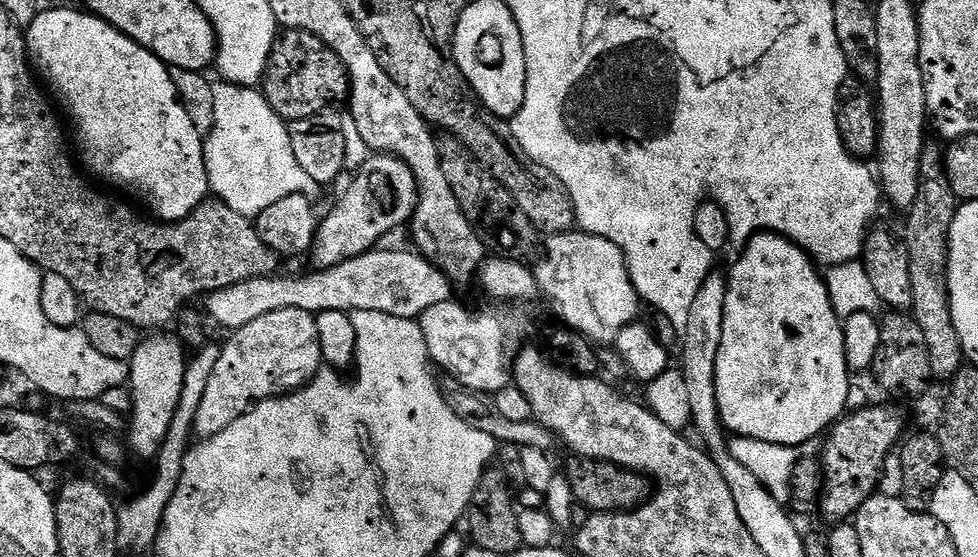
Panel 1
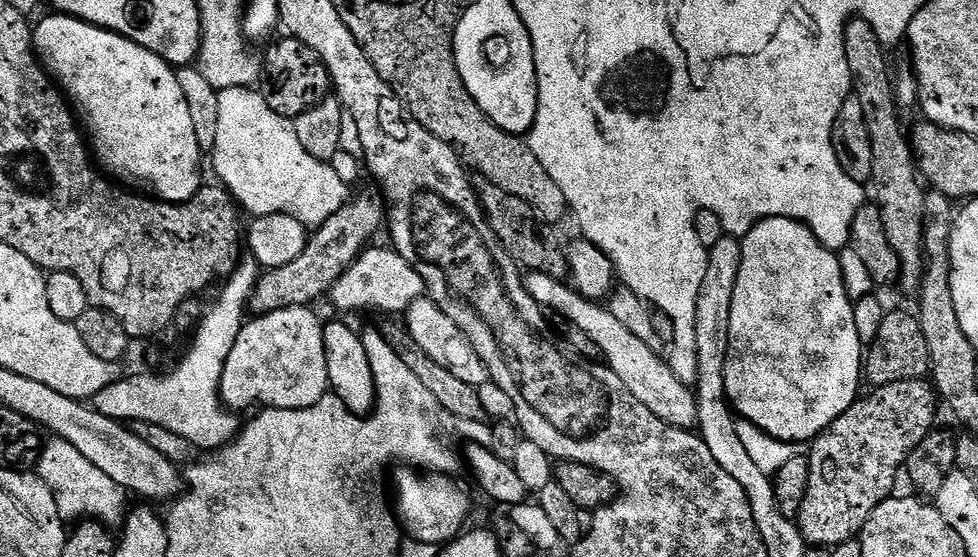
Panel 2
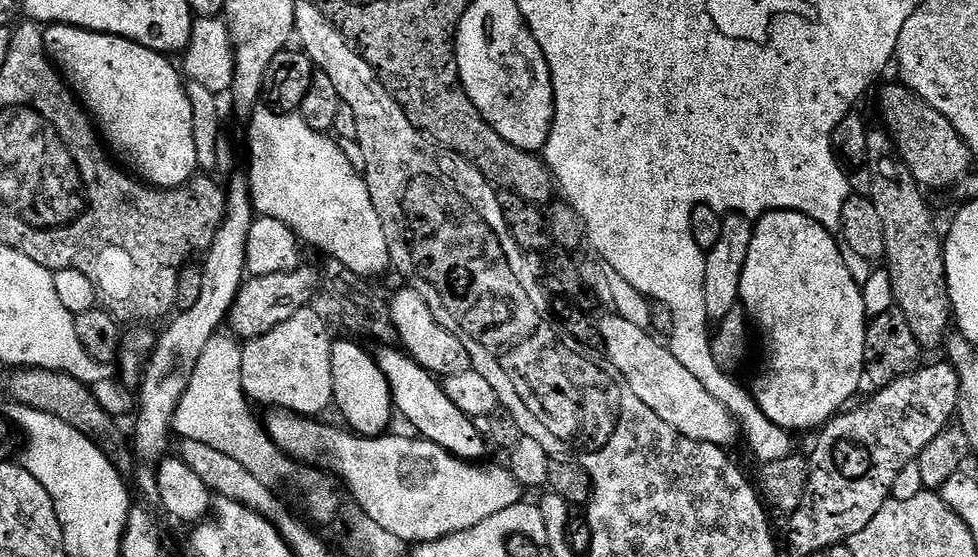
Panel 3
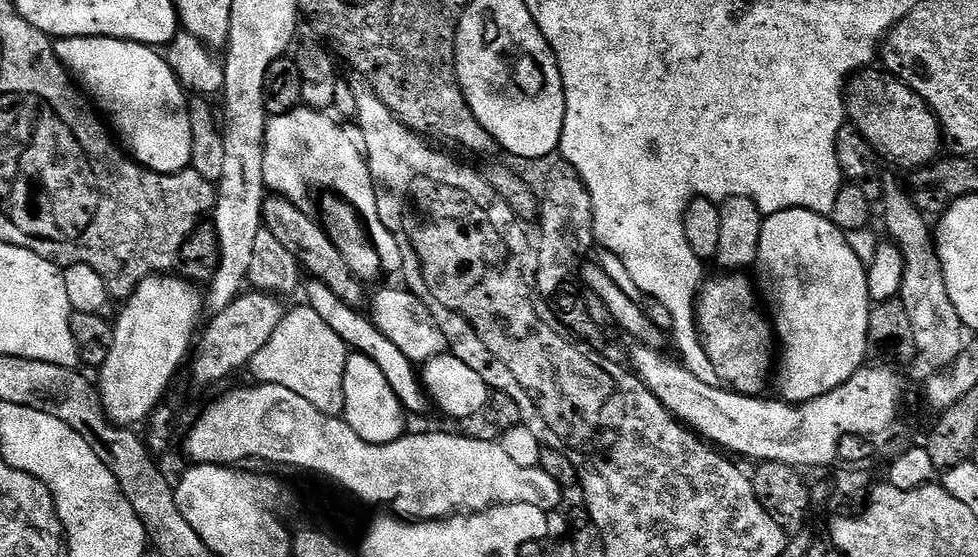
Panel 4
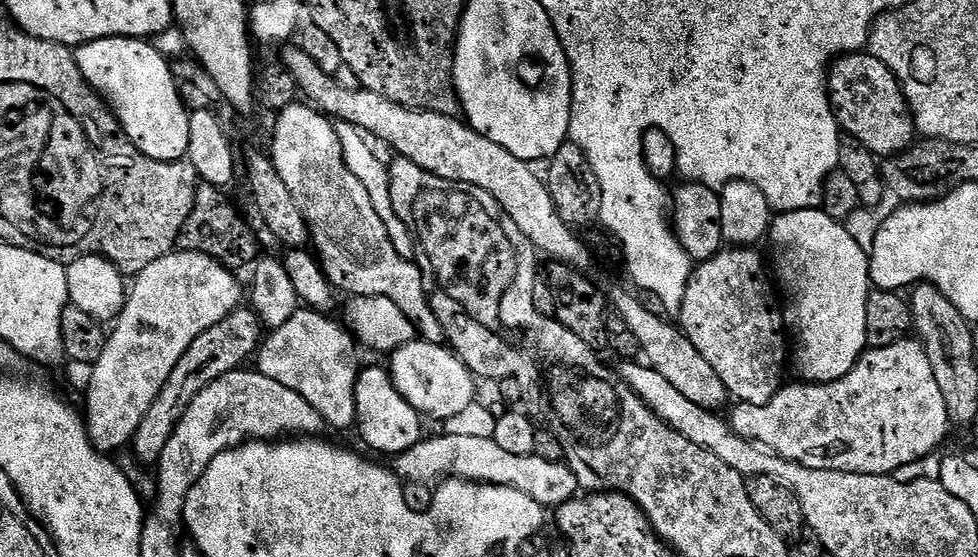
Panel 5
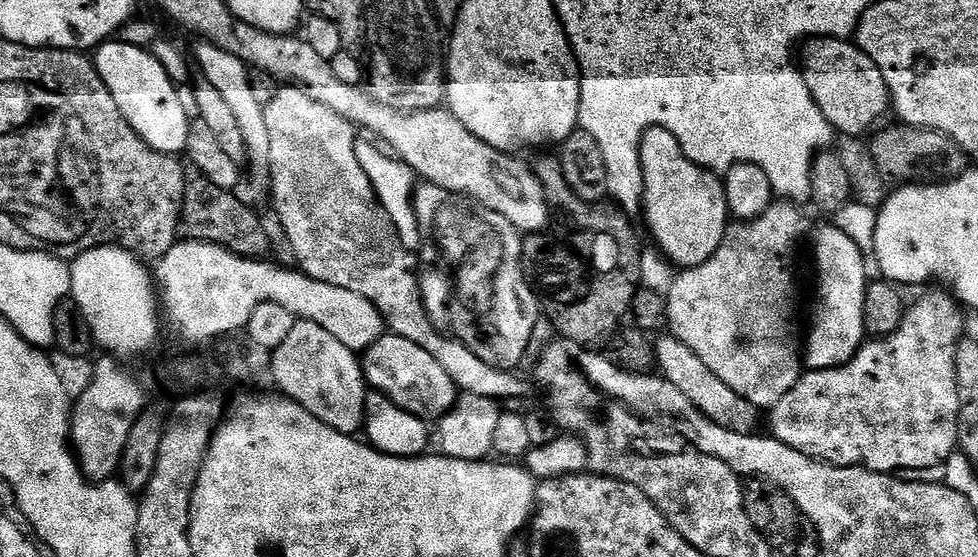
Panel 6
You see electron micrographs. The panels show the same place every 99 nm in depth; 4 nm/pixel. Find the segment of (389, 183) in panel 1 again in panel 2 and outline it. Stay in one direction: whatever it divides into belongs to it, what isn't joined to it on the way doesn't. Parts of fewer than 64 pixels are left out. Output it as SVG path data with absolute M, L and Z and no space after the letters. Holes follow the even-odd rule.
M375 187L351 197L331 218L309 235L306 250L290 262L290 266L278 266L261 271L256 287L252 290L250 308L256 316L265 316L274 310L307 308L315 305L319 296L327 297L332 287L373 243L372 235L386 224L386 201Z

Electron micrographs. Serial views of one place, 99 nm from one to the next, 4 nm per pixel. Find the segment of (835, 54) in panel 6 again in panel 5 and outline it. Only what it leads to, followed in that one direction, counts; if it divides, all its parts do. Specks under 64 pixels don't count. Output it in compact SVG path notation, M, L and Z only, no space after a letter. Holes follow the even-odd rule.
M867 51L850 52L832 61L828 74L828 97L841 129L847 135L858 138L858 142L862 142L862 146L878 158L898 156L908 151L917 139L912 109L898 78Z

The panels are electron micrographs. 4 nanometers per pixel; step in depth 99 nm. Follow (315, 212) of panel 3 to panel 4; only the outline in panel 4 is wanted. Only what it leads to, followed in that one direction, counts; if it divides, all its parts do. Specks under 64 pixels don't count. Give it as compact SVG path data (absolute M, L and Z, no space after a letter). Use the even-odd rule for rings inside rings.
M297 106L291 112L271 117L264 139L265 189L293 202L306 199L308 188L324 188L320 190L341 196L364 221L364 227L380 256L381 269L385 273L400 274L402 246L398 246L398 238L394 238L394 234L390 234L390 230L382 226L382 218L378 218L378 198L374 194L374 182L368 162L361 145L353 140L328 114L314 108Z

